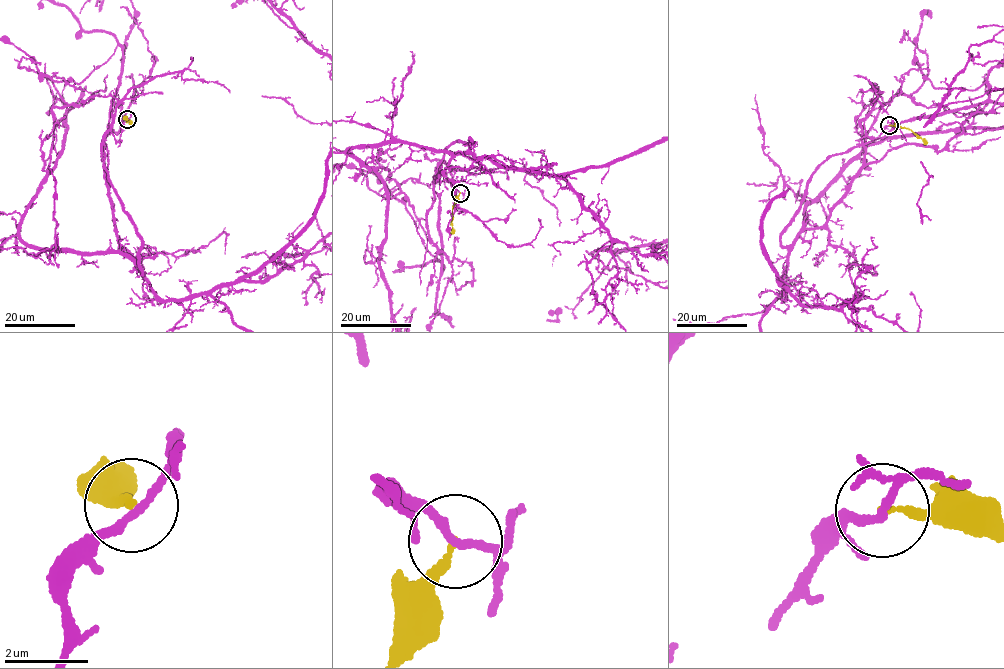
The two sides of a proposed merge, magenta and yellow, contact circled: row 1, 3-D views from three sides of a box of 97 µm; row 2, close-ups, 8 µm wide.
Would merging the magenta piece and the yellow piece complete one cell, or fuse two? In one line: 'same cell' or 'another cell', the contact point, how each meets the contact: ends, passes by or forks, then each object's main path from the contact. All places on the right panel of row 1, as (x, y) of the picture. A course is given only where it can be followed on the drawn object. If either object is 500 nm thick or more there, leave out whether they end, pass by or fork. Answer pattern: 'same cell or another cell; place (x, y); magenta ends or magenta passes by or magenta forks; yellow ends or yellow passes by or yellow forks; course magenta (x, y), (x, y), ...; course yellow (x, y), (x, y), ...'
another cell; place (889, 125); magenta passes by; yellow ends; course magenta (890, 125), (876, 138), (861, 122), (863, 167), (792, 244), (761, 321); course yellow (890, 125), (909, 129), (927, 143)

